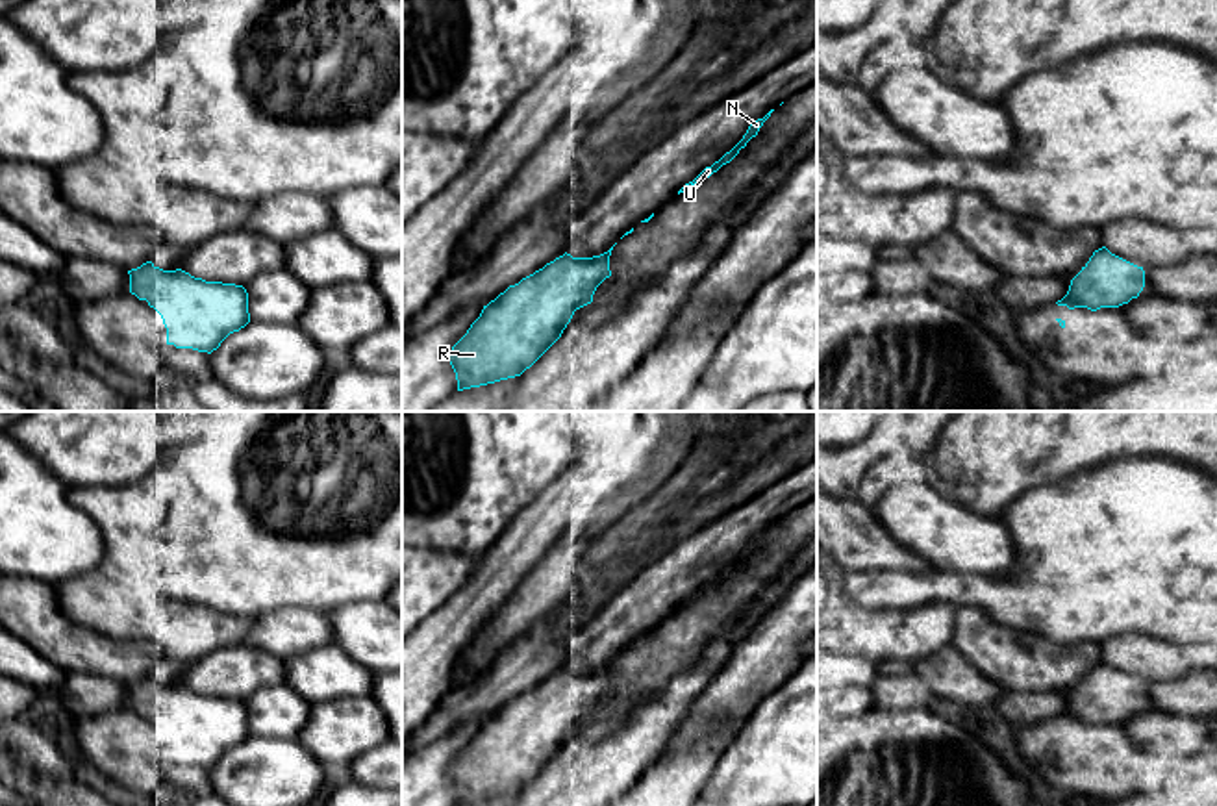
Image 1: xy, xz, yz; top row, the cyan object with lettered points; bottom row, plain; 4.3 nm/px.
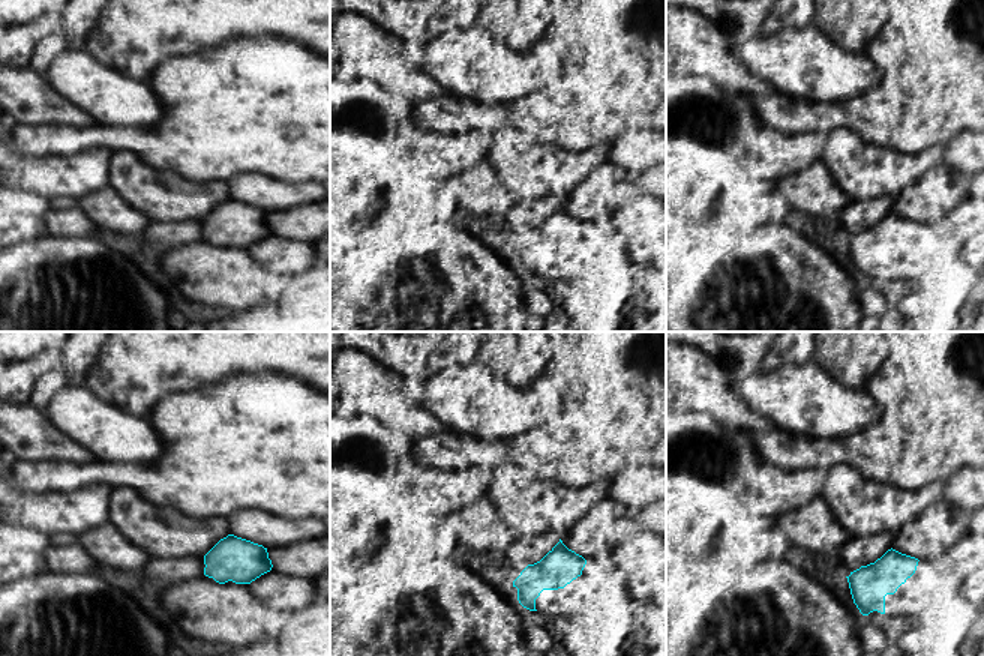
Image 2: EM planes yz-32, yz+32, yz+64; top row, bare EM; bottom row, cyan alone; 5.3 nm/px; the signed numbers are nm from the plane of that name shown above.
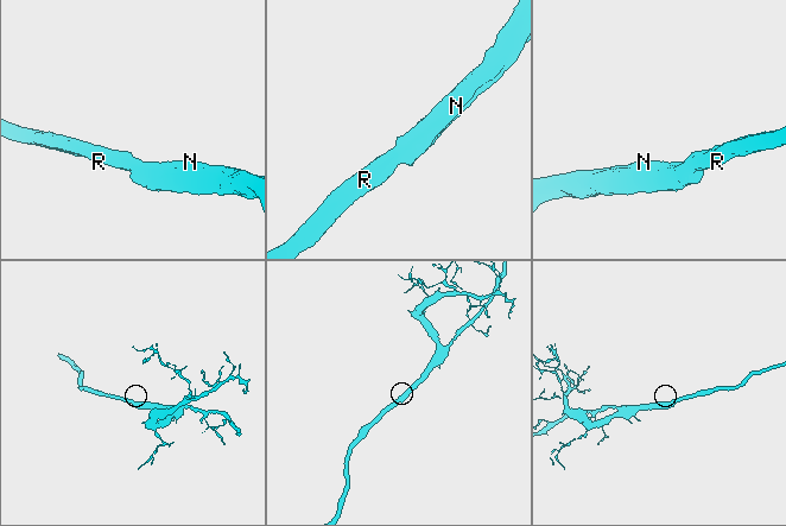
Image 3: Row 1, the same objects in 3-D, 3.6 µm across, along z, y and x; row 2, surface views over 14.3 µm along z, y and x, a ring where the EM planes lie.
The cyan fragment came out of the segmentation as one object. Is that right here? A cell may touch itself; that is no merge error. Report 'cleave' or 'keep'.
cleave

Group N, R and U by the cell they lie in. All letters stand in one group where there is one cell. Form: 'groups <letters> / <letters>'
groups N U / R

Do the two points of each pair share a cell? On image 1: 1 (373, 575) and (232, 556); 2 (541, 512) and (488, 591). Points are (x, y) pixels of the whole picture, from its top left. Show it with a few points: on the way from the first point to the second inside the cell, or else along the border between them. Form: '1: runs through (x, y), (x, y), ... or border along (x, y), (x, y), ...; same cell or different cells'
1: runs through (338, 556), (267, 556); same cell
2: runs through (532, 532), (499, 571); same cell

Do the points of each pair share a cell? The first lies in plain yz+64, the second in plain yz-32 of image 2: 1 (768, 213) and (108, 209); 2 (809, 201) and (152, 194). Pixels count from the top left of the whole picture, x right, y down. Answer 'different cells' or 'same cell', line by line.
1: same cell
2: same cell

